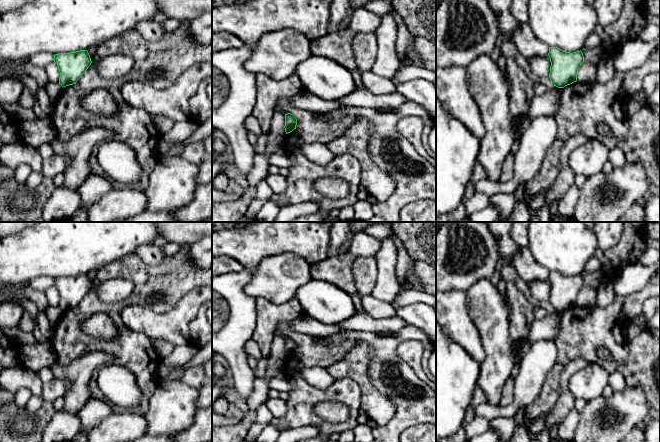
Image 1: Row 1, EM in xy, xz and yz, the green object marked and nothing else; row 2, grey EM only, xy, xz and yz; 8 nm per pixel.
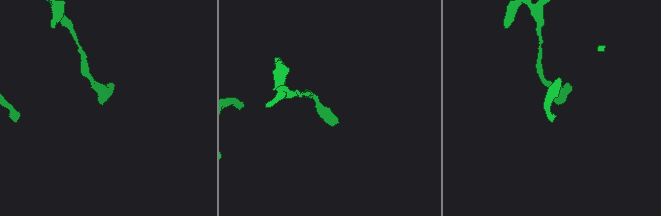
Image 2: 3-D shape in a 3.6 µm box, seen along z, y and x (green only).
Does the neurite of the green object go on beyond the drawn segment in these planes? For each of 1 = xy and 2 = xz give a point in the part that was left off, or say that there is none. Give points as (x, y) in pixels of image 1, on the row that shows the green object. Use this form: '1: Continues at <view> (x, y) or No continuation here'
1: No continuation here
2: No continuation here

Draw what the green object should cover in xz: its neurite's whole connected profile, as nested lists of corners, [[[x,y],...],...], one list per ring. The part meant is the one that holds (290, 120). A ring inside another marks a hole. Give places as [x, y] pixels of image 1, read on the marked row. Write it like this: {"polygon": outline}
{"polygon": [[[287,113],[285,114],[285,132],[286,134],[292,132],[294,129],[296,129],[296,125],[297,125],[297,119],[296,117],[291,114],[291,113]]]}

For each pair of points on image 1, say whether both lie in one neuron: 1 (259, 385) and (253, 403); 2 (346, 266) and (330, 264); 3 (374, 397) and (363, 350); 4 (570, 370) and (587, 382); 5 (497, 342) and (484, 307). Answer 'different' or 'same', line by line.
1: same
2: same
3: same
4: different
5: same

